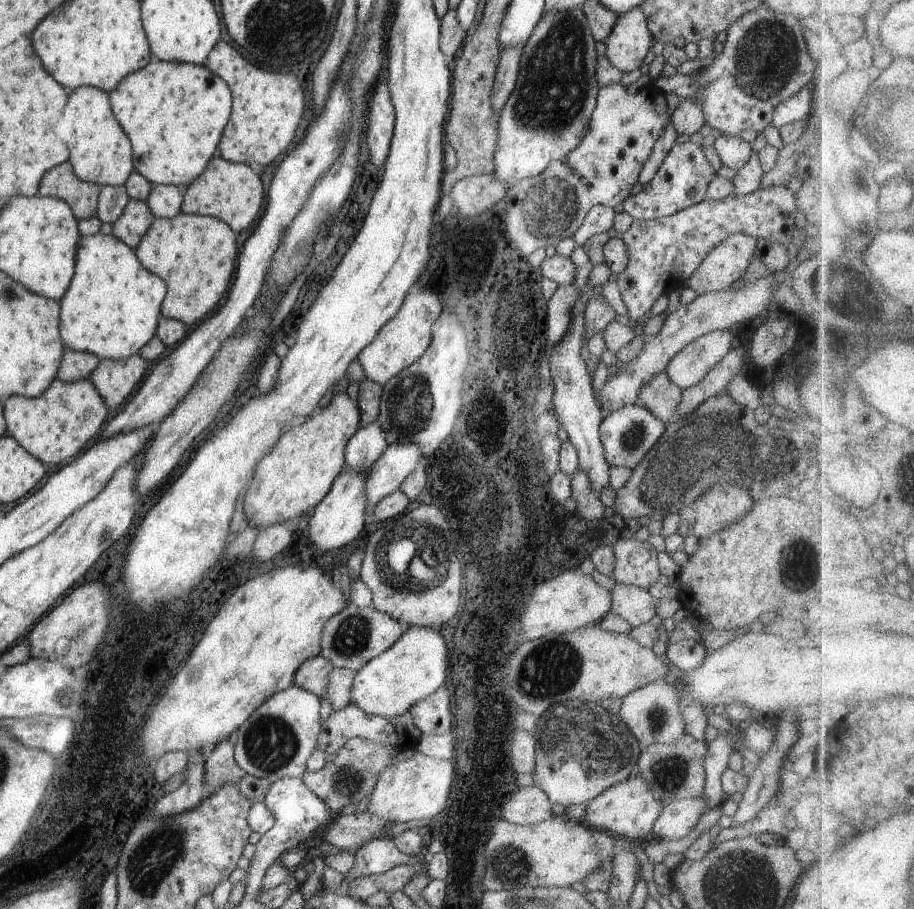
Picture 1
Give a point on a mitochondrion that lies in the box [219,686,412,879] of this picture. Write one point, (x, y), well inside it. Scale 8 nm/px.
(270, 744)

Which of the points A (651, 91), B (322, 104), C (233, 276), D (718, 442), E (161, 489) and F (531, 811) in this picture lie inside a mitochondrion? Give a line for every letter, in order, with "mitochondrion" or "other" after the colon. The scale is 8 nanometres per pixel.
A: other
B: other
C: other
D: mitochondrion
E: other
F: other

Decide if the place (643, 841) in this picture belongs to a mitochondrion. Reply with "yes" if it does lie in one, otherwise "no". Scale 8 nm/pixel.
no

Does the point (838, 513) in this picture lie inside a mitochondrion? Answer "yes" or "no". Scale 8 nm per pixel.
no

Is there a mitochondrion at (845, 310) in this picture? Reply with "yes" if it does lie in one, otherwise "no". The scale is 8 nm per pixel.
yes

